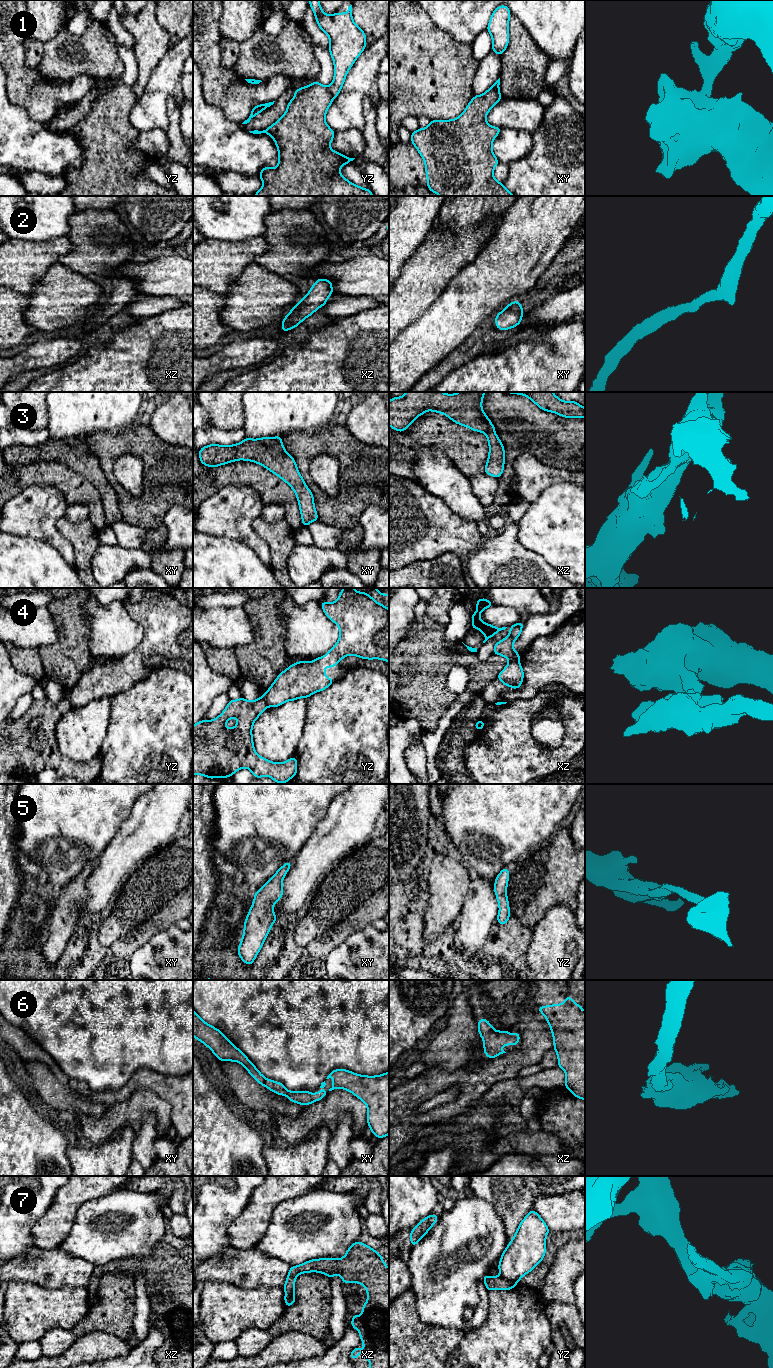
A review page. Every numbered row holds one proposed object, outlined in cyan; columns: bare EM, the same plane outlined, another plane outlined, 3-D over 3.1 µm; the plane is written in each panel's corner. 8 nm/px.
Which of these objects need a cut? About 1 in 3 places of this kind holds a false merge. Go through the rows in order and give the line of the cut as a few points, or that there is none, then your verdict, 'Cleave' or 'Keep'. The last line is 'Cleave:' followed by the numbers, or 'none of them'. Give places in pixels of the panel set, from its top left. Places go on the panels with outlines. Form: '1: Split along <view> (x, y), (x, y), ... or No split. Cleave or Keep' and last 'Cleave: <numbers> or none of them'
1: Split along yz (327, 87), (333, 97). Cleave
2: No split. Keep
3: No split. Keep
4: Split along yz (263, 696), (268, 705). Cleave
5: No split. Keep
6: No split. Keep
7: Split along yz (500, 1275), (515, 1284). Cleave
Cleave: 1, 4, 7

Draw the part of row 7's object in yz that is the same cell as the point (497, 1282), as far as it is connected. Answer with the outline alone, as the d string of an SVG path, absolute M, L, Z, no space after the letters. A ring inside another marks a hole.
M483 1276L483 1281L486 1285L487 1291L489 1292L492 1289L497 1290L510 1290L515 1287L516 1284L510 1283L509 1281L503 1279L501 1276Z

